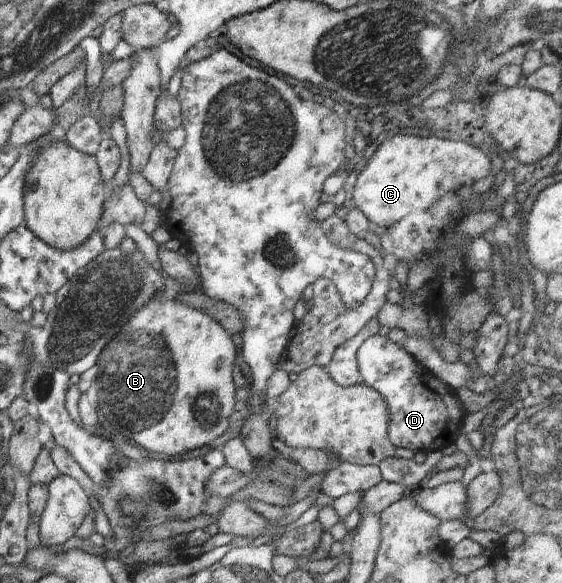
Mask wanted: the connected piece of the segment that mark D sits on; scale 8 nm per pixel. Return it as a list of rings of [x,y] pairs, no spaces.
[[[376,334],[360,345],[356,360],[364,380],[363,384],[377,390],[387,402],[390,417],[388,436],[395,447],[428,453],[456,442],[457,431],[460,430],[465,415],[464,407],[458,403],[455,390],[422,367],[406,349],[394,344],[387,337]]]

